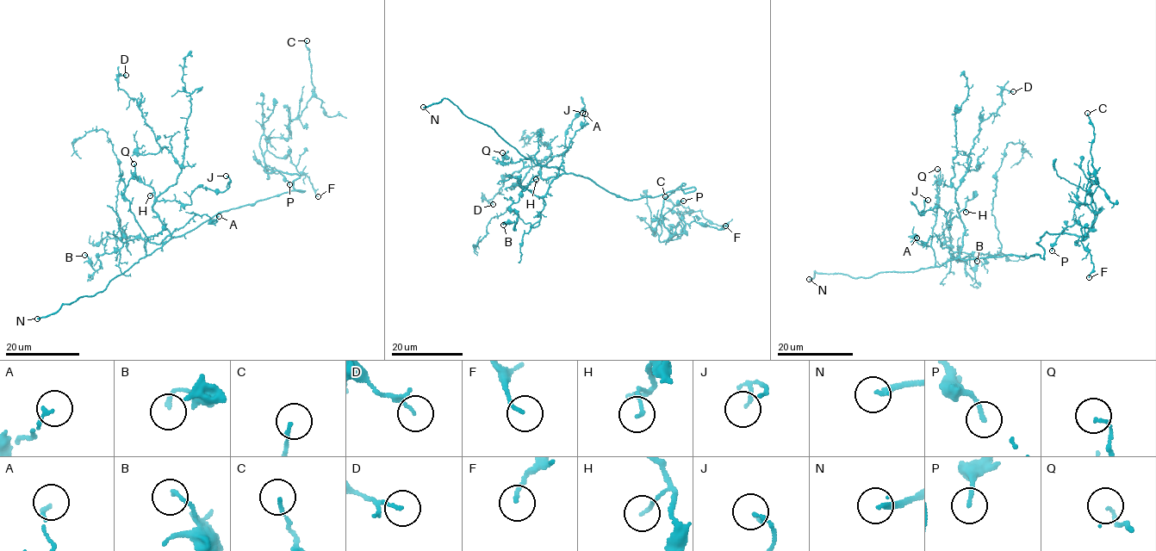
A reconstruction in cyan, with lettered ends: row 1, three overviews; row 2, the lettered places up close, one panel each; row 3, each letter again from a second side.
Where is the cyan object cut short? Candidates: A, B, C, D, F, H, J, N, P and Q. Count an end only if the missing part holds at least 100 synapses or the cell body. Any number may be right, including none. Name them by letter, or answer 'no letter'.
N

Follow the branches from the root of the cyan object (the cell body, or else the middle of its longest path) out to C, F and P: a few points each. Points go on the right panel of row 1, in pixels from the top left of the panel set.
C: (1020, 256), (1044, 259), (1044, 232), (1084, 236), (1102, 210), (1086, 188), (1087, 113)
F: (1020, 256), (1044, 259), (1036, 243), (1044, 232), (1084, 236), (1095, 220), (1081, 241), (1093, 263), (1089, 277)
P: (1020, 256), (1035, 254), (1044, 259), (1044, 250), (1036, 243), (1039, 238), (1064, 228), (1052, 250)

